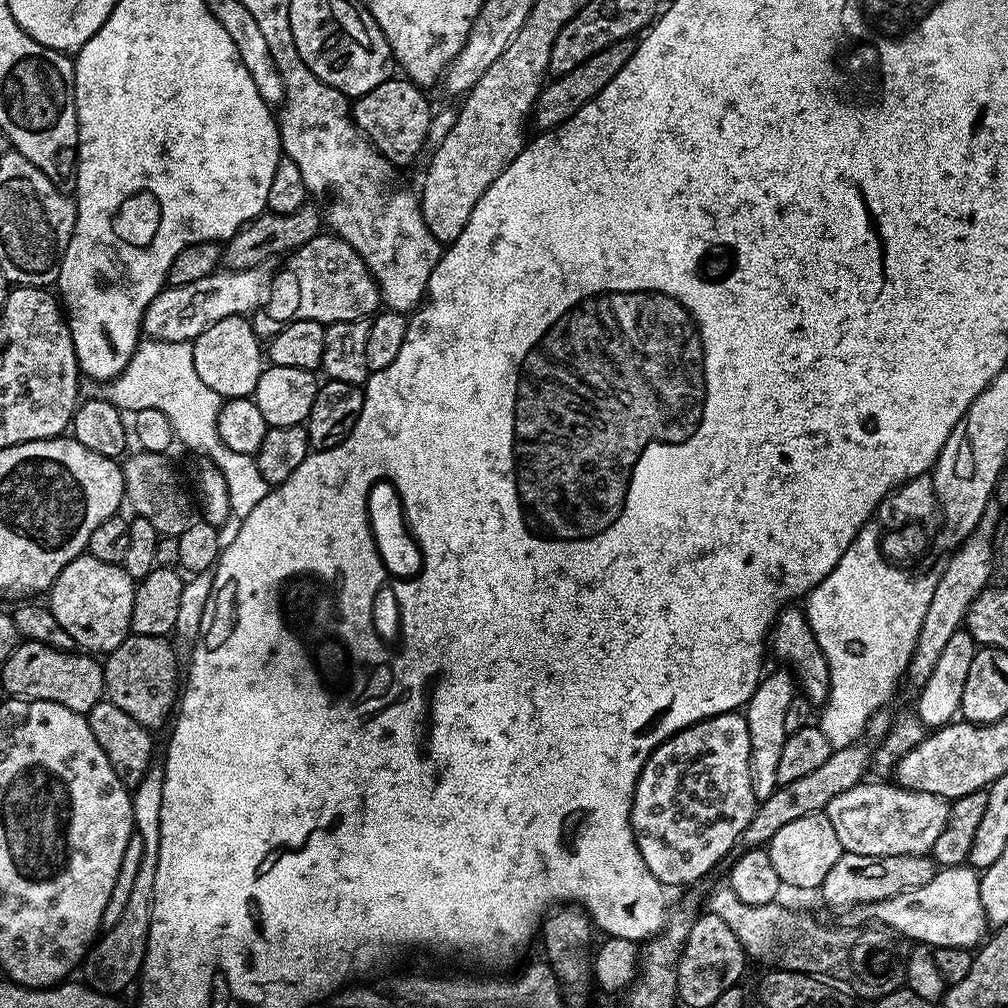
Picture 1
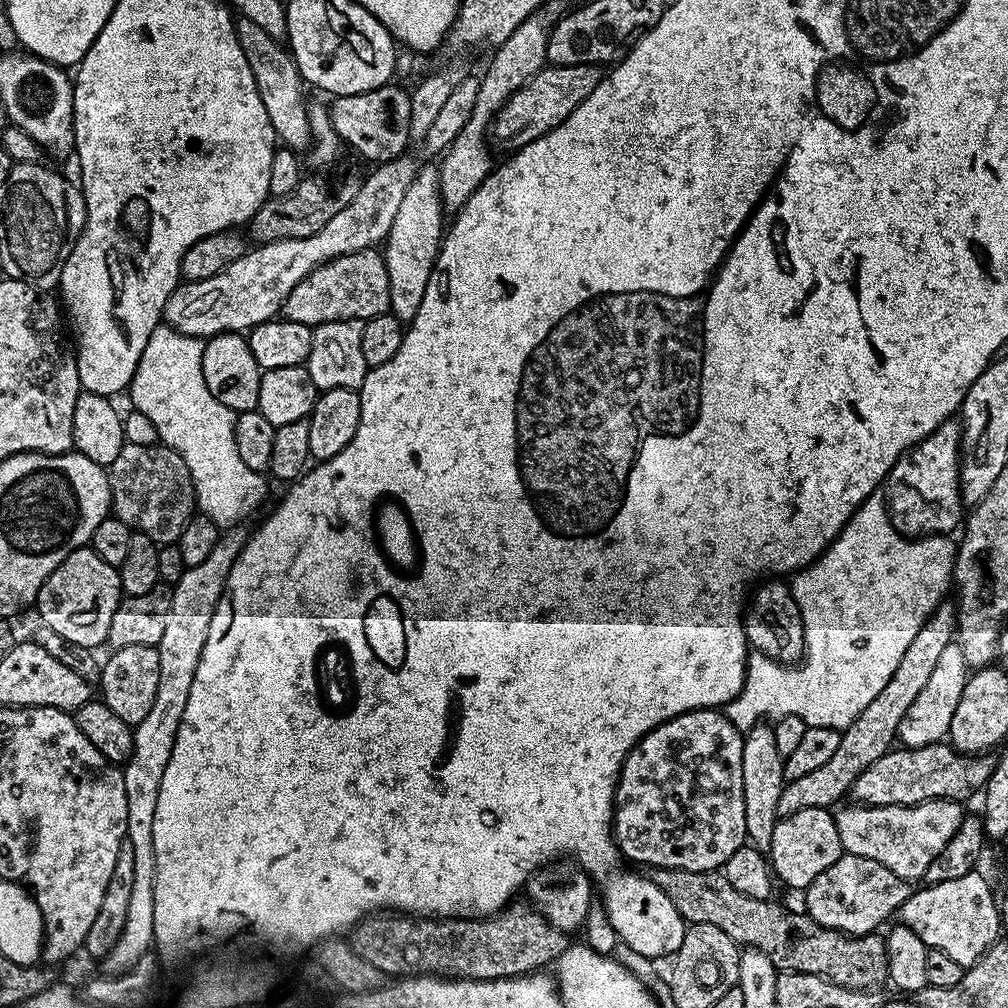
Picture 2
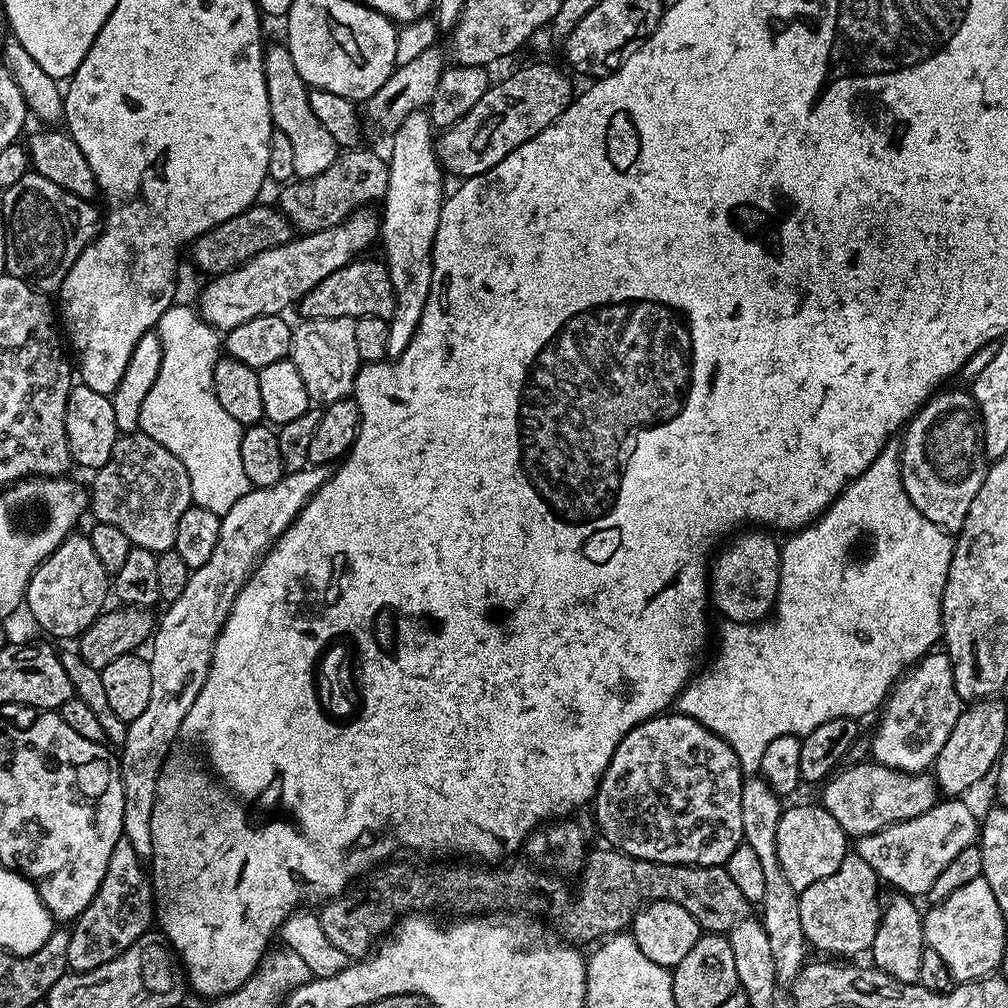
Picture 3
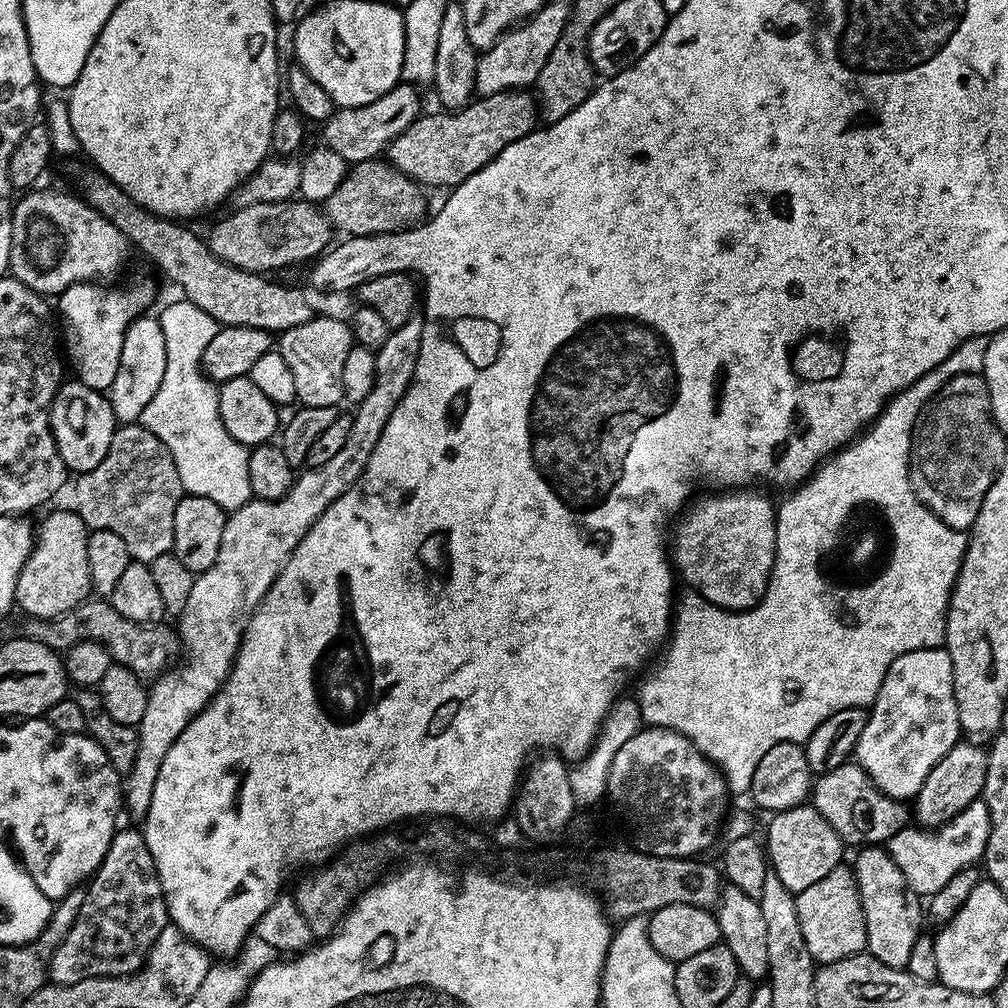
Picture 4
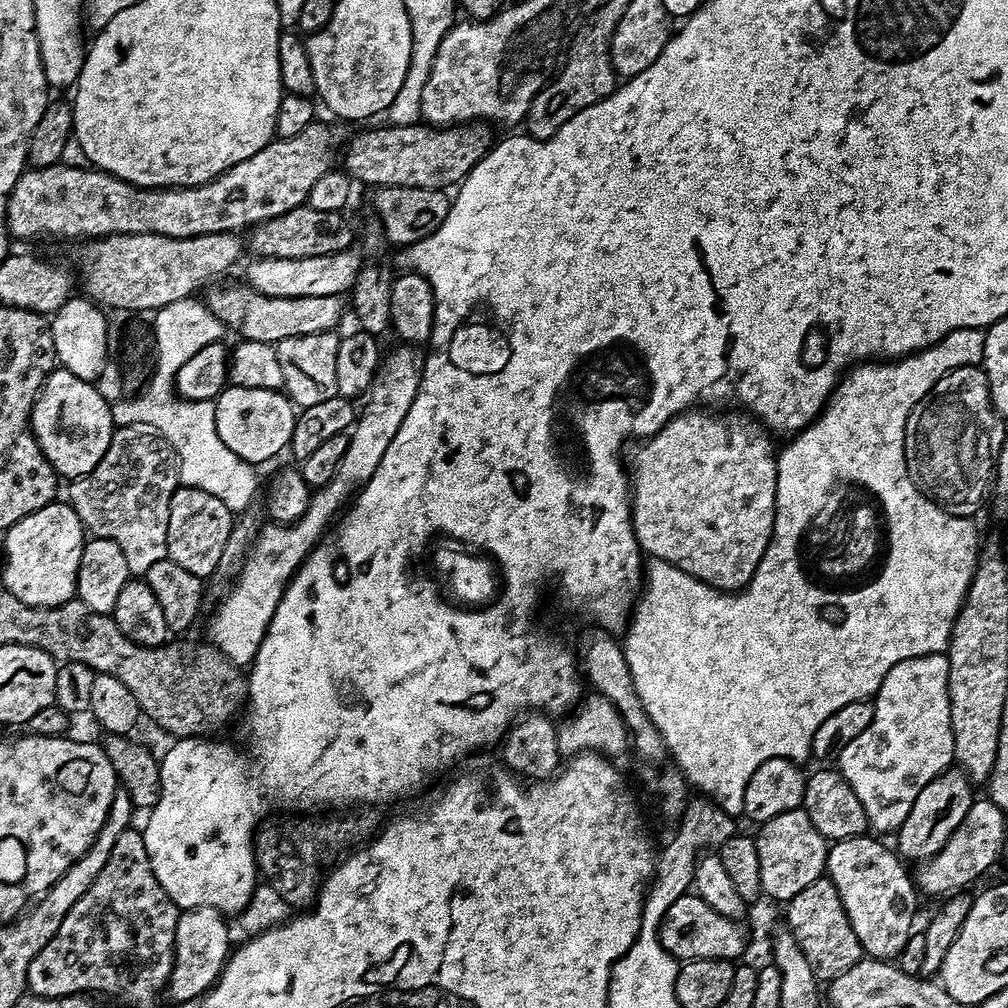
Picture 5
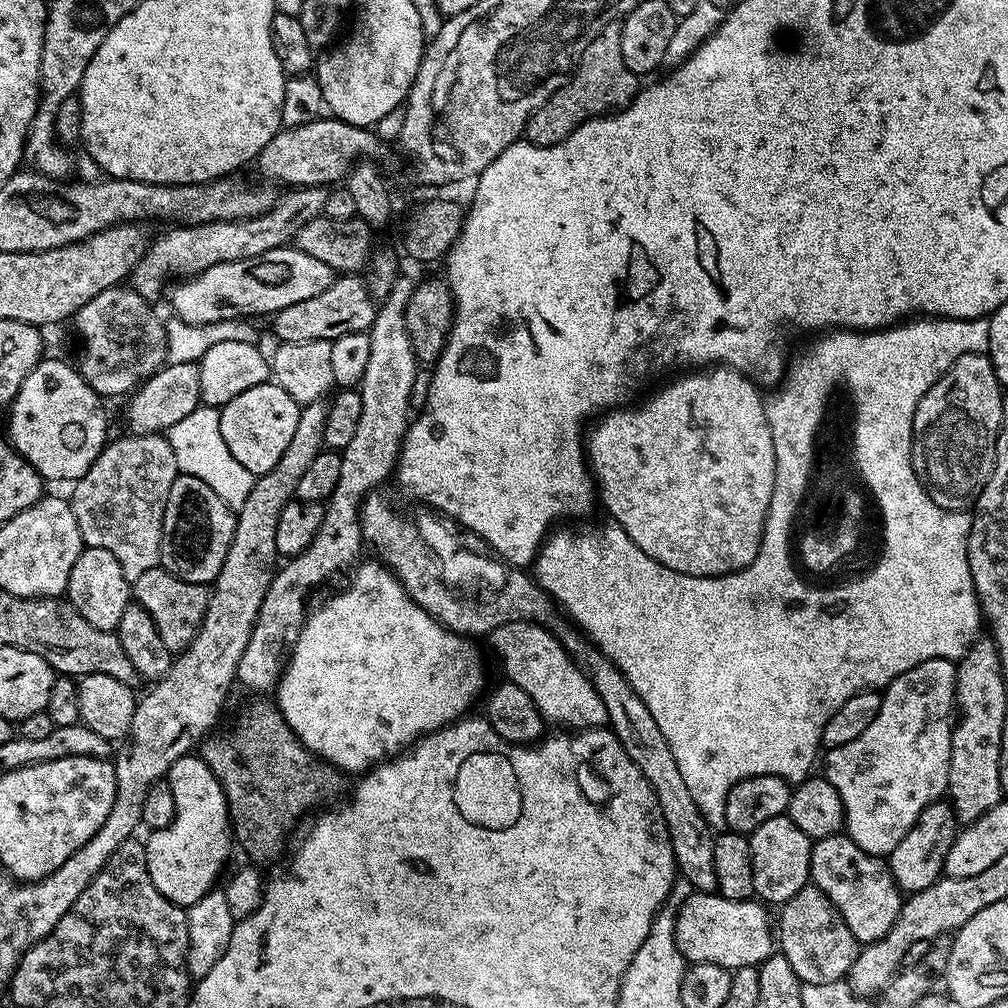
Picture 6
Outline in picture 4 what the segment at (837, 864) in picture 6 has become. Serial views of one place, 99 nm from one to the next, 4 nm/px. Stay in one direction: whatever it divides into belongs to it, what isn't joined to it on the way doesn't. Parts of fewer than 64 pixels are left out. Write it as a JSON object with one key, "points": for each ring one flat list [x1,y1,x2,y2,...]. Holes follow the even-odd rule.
{"points":[[864,846,859,849,856,861,851,861,852,879,856,882,856,893,860,896,860,909,864,915,867,953,886,962,891,968,907,969,910,950,922,934,922,900,906,882,902,870,890,858,887,847]]}

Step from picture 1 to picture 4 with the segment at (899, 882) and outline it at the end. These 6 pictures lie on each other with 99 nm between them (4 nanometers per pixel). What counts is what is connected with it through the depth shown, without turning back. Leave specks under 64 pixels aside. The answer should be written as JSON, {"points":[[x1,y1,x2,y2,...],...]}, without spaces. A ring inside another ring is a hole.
{"points":[[840,863,826,878,806,886,806,890,795,893,798,910,798,926,802,926,802,938,806,938,806,950,810,950,817,965,838,962,865,951,868,946,864,915,860,909,860,896,856,893,856,882,847,863]]}

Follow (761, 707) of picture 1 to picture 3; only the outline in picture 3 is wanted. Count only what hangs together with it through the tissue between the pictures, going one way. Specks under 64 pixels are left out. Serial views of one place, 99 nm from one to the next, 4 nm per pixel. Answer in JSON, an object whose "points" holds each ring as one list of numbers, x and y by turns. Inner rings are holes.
{"points":[[756,774,749,775,742,786,742,830,744,843,758,854,766,881,766,890,758,901,758,916,766,930,766,938,770,938,776,983,780,986,791,986,806,963,806,941,802,930,802,914,798,914,800,894,794,890,794,886,790,886,790,881,786,879,786,873,778,862,778,822,781,811,781,797,776,795,768,781]]}

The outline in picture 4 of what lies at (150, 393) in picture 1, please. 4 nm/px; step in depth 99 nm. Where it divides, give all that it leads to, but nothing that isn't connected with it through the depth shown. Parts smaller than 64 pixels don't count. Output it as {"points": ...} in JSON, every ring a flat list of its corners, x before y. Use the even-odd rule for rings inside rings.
{"points":[[177,298,173,304,166,305,164,313,159,313,158,319,162,326,163,337,166,338,166,372,157,394,152,397,149,405,142,412,139,423,172,451,178,478,187,495,210,498,210,502,218,502,218,506,226,510,241,508,253,499,248,469,249,449,239,444,234,438,230,438,226,426,222,426,222,420,218,414,217,385,200,370,202,350,206,350,210,338,214,338,218,327,217,322,214,318,210,318,210,314,206,314,206,310,198,310,198,306,194,306,183,298]]}

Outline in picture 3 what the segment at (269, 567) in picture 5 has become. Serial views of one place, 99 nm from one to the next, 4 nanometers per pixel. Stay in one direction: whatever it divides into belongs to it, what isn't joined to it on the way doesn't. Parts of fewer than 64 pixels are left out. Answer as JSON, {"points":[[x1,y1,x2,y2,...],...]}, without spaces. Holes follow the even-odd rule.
{"points":[[421,110,410,113,402,122,402,126,398,126,398,130,391,133,390,140,392,140,392,153,387,153,386,156,388,161,388,189,382,201,384,212,382,211,380,216,379,239,382,244,384,240,382,259,388,265,390,282,394,286,394,298,396,299,394,314,387,320,390,330,388,356,399,358,402,350,406,350,406,346,410,346,410,338,414,338,414,334,428,310,428,295,432,281,432,247,434,246,434,238,438,234,438,222,446,199,446,191,444,192,446,173,436,158,434,129,427,111],[309,464,307,468,287,473,281,480,274,482,274,486,249,487,248,492,242,494,242,498,238,498,238,502,234,502,234,506,230,506,230,510,220,517,218,542,214,545,214,554,210,554,210,559,202,562,202,566,192,569,190,578,186,582,186,590,182,590,180,597,163,609,164,617,162,615,159,617,150,641,150,649,152,648,152,656,150,655,148,660,150,682,152,683,150,703,146,705,146,710,142,710,142,714,138,714,138,718,134,718,128,724,128,733,118,752,122,798,124,799,123,839,128,840,130,846,134,846,134,854,138,854,142,858,151,857,152,819,154,818,154,802,160,772,164,768,164,762,172,750,172,745,176,742,176,735,180,733,180,727,186,714,190,714,190,706,194,706,194,698,198,698,198,694,202,690,202,682,206,682,206,674,212,665,216,639,220,637,220,631,224,628,226,618,232,613,232,607,242,586,256,571,256,566,260,563,264,553,292,525,294,518,304,508,305,502,328,481,329,475,329,465]]}

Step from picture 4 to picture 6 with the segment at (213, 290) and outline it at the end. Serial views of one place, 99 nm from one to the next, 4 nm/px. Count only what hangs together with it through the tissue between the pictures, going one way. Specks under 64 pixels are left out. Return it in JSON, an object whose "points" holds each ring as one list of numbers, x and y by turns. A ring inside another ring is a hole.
{"points":[[340,274,322,294,314,294,314,298,302,298,302,302,294,302,294,306,286,306,271,317,272,332,277,341,314,342,315,340,334,341,355,332,367,332,371,328,378,304,368,293,363,279,356,274]]}

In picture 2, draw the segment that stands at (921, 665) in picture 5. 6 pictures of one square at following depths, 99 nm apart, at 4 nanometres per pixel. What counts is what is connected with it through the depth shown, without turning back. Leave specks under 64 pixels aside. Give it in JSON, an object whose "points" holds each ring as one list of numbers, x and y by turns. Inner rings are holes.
{"points":[[959,643,946,646,946,650,938,658,938,666,934,666,934,674,930,674,926,686,914,698,914,706,906,710,906,718,902,718,898,740,905,748,921,748,931,744,939,744,947,737,950,730,950,718,954,718,954,710,958,710,958,698,962,698,962,690,966,686,970,669,966,658,962,658]]}

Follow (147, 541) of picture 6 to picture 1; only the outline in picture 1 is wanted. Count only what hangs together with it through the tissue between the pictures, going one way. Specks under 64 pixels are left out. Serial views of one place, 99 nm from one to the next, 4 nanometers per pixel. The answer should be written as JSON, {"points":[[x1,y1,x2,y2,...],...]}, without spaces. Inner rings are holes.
{"points":[[136,450,136,453,130,456,122,464,124,499,127,507,132,507,131,511,135,515,146,518,146,522,151,522,161,537,180,536,182,530,186,530,186,526,190,526,194,519,194,504,190,499,189,489,187,492,180,485,180,480,176,477,176,472,172,469,171,462,167,460,169,457,165,453]]}

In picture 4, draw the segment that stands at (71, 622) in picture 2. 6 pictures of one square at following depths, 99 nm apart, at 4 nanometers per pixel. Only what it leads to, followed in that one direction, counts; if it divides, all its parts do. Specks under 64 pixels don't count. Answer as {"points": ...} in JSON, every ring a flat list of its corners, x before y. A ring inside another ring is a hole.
{"points":[[75,510,68,512,52,512,45,518,34,532,32,552,26,558,22,570,18,574,15,607,21,608,28,618,37,620,53,620,56,616,66,614,66,610,74,610,82,601,89,599,92,583,86,562,86,546,90,529,84,519]]}

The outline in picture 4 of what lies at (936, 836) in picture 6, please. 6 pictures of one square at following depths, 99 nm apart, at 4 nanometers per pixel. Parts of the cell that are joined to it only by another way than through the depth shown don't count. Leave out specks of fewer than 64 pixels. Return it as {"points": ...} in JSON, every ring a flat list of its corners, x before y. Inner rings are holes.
{"points":[[956,743,942,758,942,762,938,762,938,766,934,766,930,774,926,774,926,782,922,782,922,790,914,798,914,820,919,827,925,830,941,828,946,822,962,814,962,810,966,810,970,802,981,799,986,782,988,754,976,744,979,743]]}

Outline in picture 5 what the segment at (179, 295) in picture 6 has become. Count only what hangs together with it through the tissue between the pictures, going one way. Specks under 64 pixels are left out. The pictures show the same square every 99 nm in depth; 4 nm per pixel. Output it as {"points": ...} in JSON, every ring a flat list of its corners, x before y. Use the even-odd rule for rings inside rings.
{"points":[[355,251,335,252,325,256,306,258,256,258,248,268,248,287,274,298,298,298,299,296,339,296,351,293,356,280,358,259]]}

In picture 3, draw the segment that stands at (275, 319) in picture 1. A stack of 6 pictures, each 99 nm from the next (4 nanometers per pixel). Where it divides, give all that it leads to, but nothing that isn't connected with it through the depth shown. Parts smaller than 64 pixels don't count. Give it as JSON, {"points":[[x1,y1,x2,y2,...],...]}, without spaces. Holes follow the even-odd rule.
{"points":[[368,258,351,260,346,266,334,270,334,274,330,274,330,278,322,278,322,282,318,282,318,286,314,286,314,290,310,290,301,298,298,305,298,311,302,314,301,317,321,320,322,318,346,318,347,316,353,318,377,316,383,320,389,320,394,314,396,299,394,298,394,286,390,282,388,265,380,258,376,258,376,260,364,259]]}

